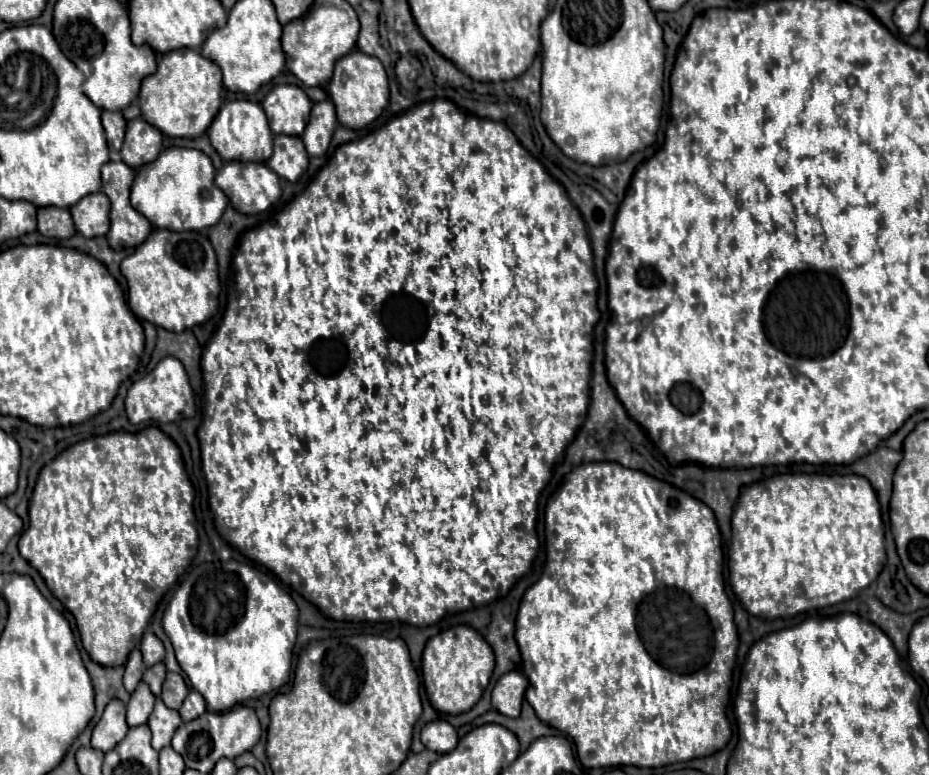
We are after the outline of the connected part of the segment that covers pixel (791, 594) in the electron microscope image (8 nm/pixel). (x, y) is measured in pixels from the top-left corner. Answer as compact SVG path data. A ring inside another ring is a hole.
M781 474L781 476L773 476L773 478L767 478L763 482L757 482L757 484L751 484L747 488L743 488L739 500L737 500L737 506L735 506L735 512L733 512L733 538L731 538L731 544L729 544L729 582L731 582L731 588L735 592L735 596L741 600L741 604L745 606L745 610L757 618L763 618L763 620L775 620L775 618L791 618L795 614L801 614L801 612L807 612L807 610L813 610L813 608L819 608L819 606L833 606L833 604L839 604L839 602L845 602L849 598L853 598L859 590L867 588L875 576L873 572L877 570L877 576L879 572L883 570L887 562L887 554L885 554L885 532L883 532L883 522L881 522L881 510L879 510L879 502L877 502L877 494L875 490L871 488L869 480L863 478L863 476L827 476L827 474Z

